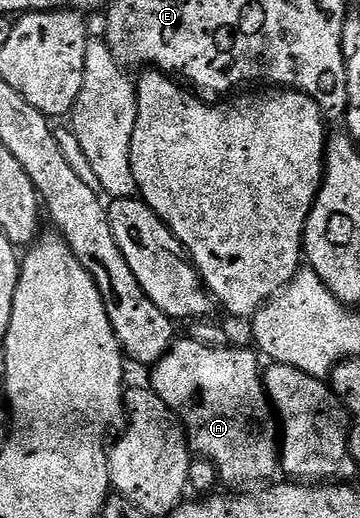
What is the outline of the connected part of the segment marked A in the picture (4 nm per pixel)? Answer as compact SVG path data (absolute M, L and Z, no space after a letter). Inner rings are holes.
M192 338L176 339L165 358L161 358L158 364L150 369L149 387L159 395L161 402L165 402L165 406L169 406L169 410L173 410L183 421L192 453L208 460L216 468L218 479L223 484L227 483L231 490L243 490L246 489L243 488L246 484L262 485L270 481L270 476L275 471L280 471L281 444L277 439L277 420L273 415L271 399L267 397L267 388L263 385L263 372L261 367L259 368L260 357L250 347L233 347L211 347L199 344Z

